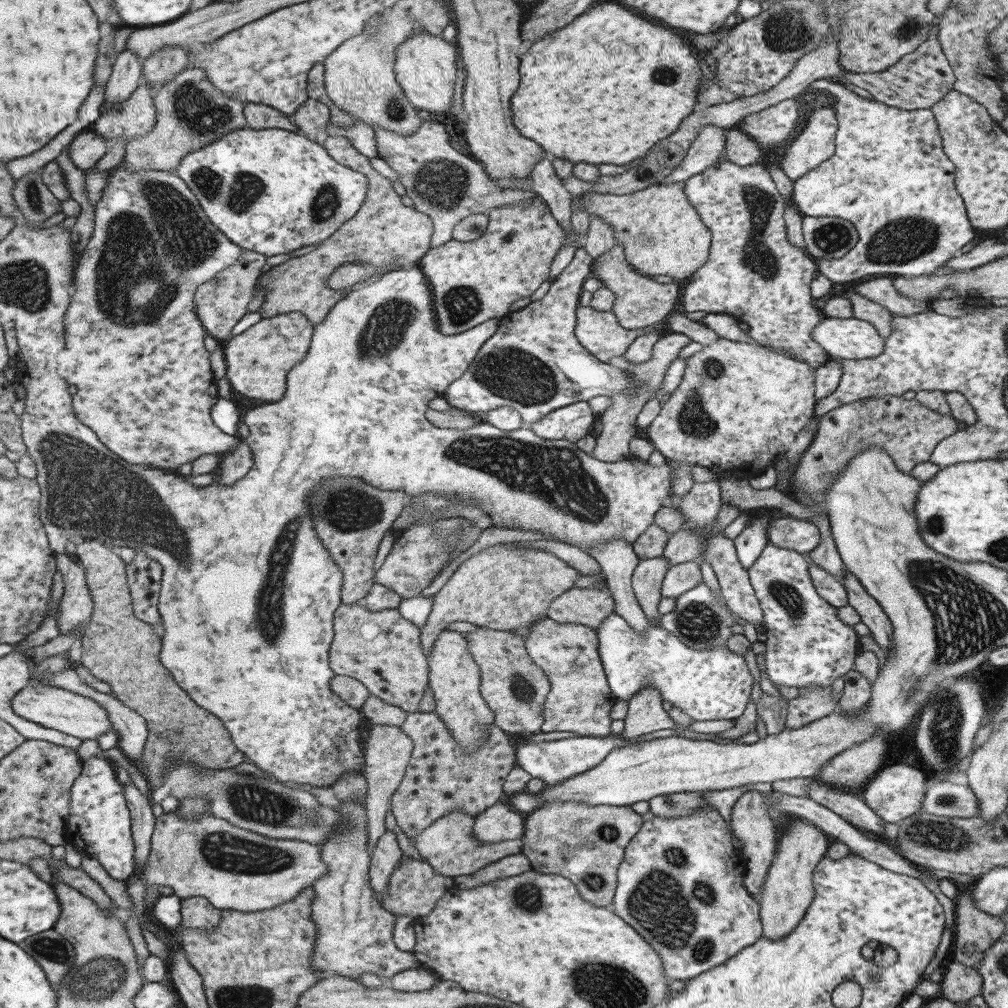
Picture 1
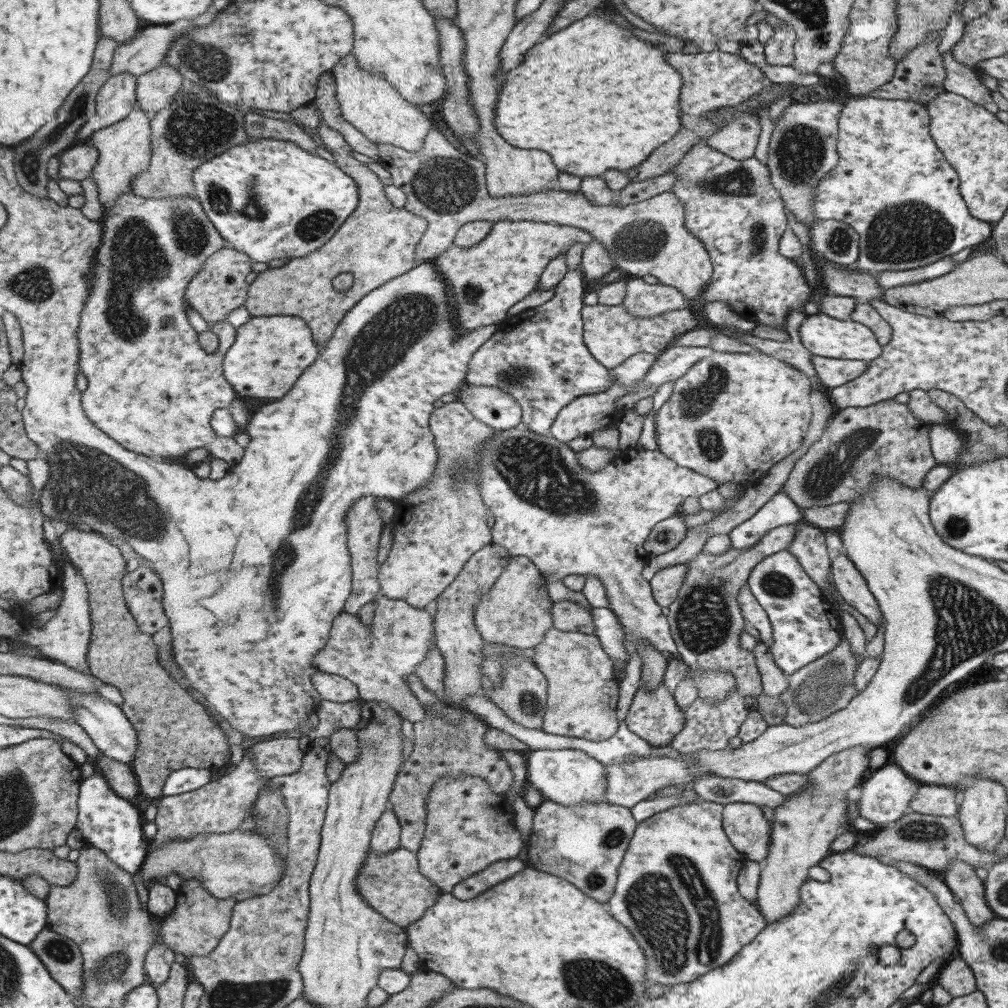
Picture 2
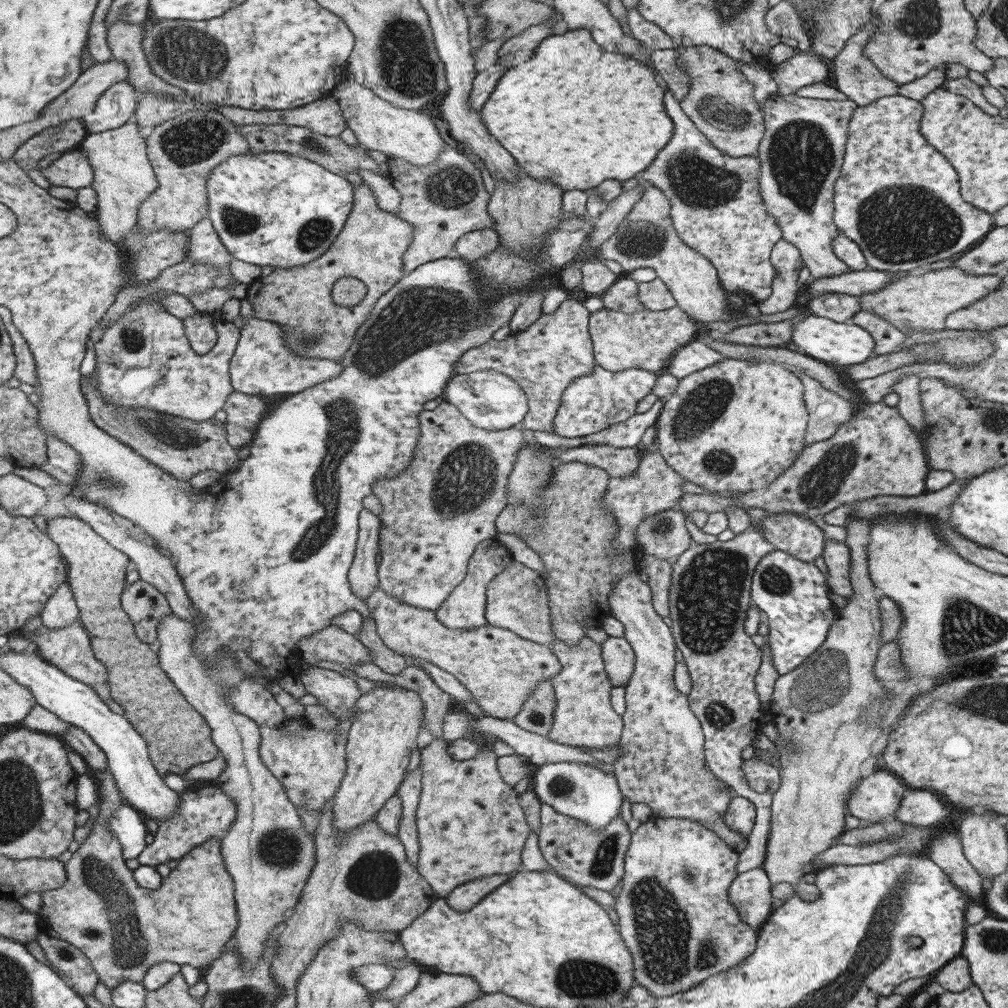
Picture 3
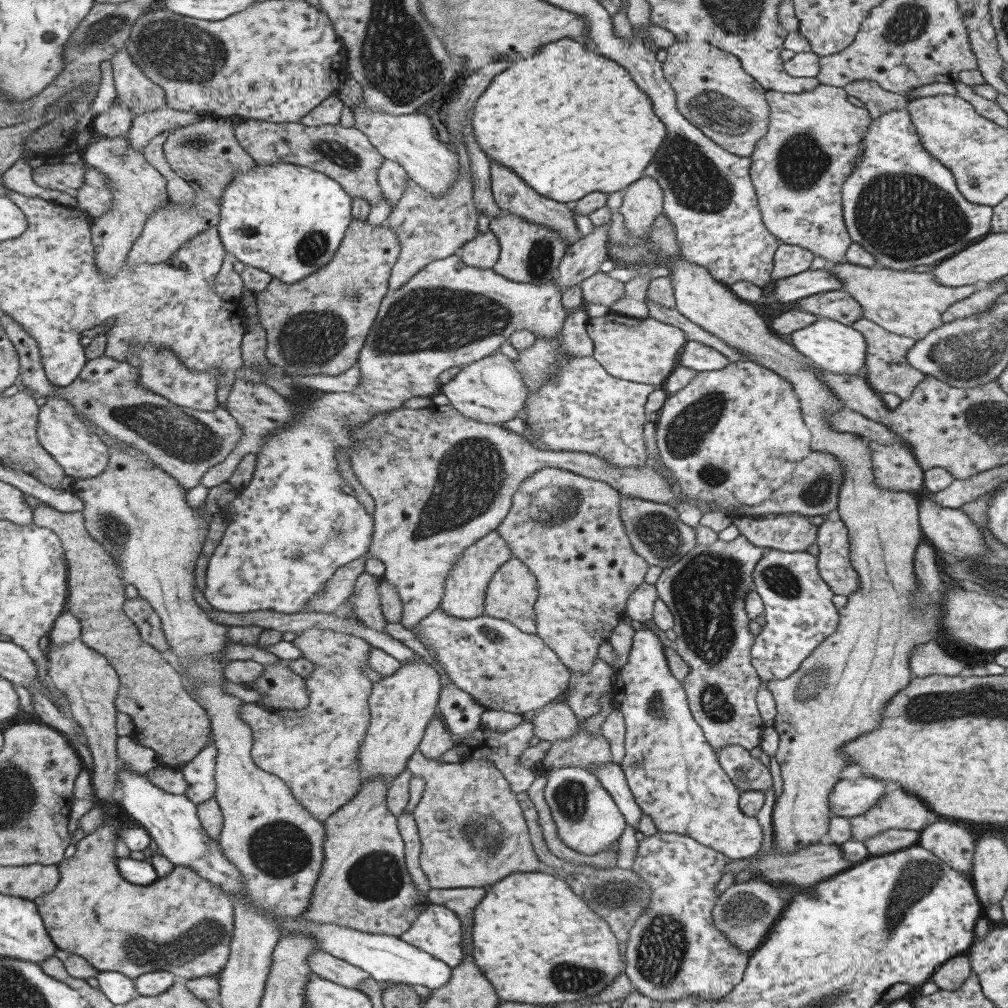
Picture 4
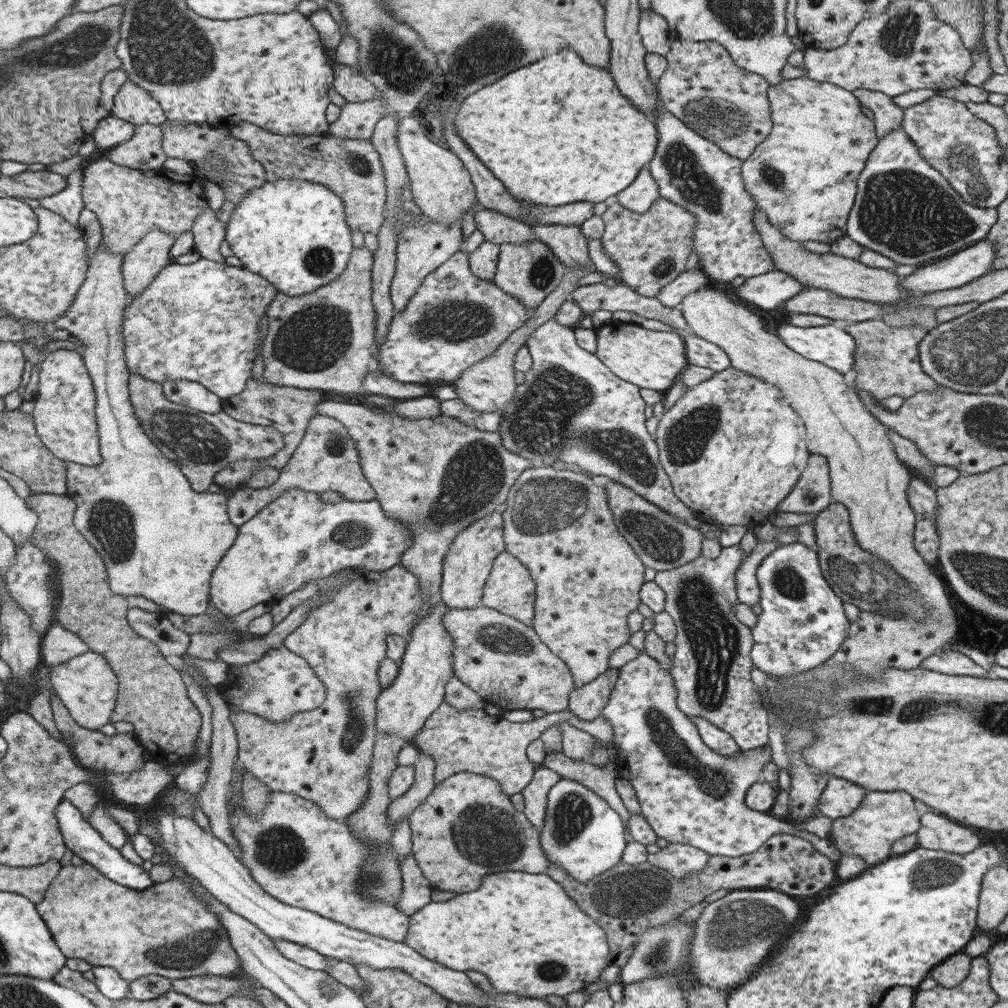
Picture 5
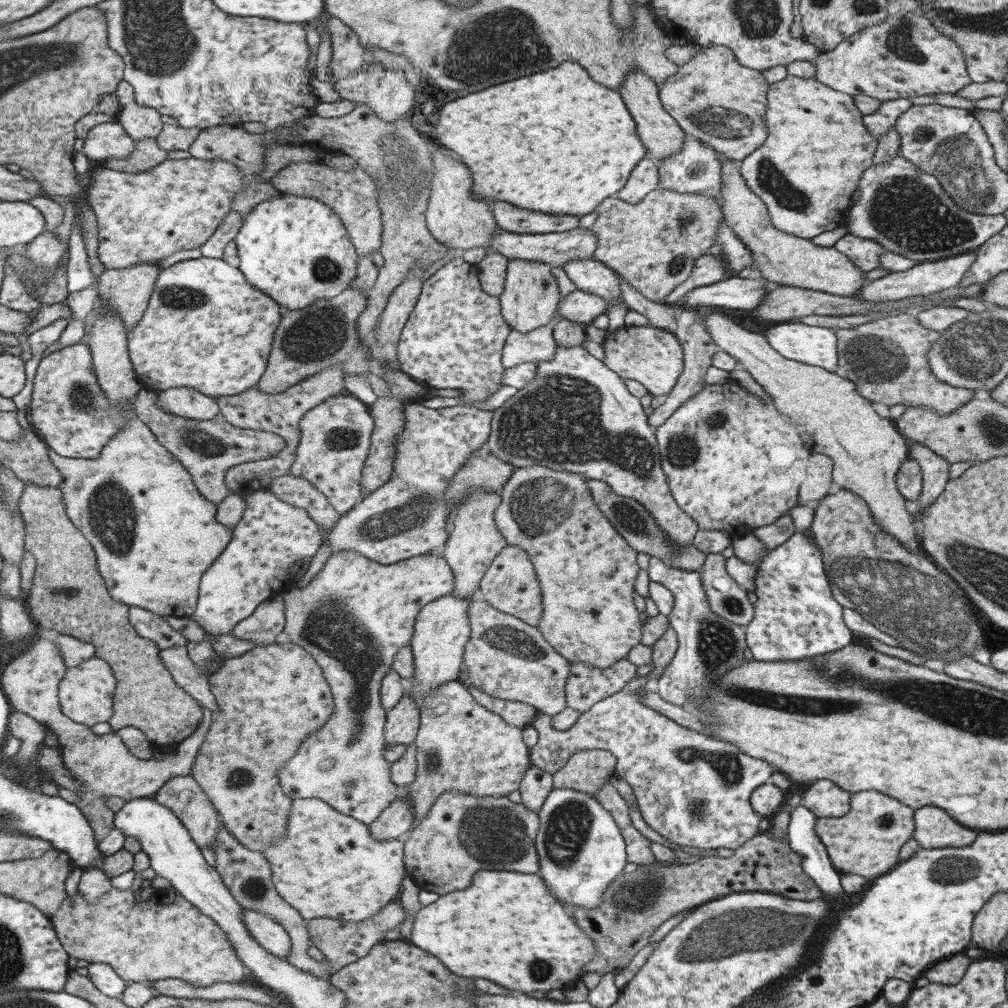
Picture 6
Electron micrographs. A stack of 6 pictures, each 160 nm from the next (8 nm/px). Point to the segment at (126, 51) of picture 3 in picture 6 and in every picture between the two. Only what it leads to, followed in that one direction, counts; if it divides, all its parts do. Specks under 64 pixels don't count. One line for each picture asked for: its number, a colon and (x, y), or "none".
4: (135, 90)
5: (134, 104)
6: (140, 121)

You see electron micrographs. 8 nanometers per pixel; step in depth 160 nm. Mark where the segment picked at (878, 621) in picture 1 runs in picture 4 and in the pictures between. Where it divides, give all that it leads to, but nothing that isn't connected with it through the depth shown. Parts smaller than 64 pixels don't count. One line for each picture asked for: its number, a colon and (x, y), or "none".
2: (850, 585)
3: (835, 554)
4: (834, 567)

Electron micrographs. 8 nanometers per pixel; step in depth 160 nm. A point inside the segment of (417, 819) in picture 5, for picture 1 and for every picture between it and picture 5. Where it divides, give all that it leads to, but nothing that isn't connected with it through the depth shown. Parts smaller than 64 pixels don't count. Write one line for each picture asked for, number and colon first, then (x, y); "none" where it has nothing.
1: (448, 845)
2: (467, 826)
3: (469, 823)
4: (471, 829)

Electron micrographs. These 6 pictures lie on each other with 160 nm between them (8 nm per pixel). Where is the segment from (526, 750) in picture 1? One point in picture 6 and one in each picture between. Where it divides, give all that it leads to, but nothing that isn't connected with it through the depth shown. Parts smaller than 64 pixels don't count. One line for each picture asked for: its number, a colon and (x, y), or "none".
2: (566, 777)
3: (581, 791)
4: (587, 821)
5: (581, 833)
6: (580, 850)

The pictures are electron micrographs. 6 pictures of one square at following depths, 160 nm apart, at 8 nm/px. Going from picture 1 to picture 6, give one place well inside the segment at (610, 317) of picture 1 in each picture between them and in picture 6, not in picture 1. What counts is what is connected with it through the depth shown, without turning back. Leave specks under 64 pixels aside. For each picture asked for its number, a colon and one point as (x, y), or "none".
2: (611, 335)
3: (645, 340)
4: (645, 350)
5: (650, 359)
6: (651, 356)

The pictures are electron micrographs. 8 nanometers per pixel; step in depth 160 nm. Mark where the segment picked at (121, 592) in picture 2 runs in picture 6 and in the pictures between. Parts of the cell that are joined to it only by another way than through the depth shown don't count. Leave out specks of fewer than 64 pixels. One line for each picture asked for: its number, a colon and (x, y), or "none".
3: (178, 736)
4: (169, 720)
5: (154, 697)
6: (67, 581)

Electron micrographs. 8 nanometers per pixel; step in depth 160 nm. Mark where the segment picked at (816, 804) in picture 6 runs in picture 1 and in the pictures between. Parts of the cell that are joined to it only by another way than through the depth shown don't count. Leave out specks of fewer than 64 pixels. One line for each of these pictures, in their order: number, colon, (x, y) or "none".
1: (895, 792)
2: (885, 795)
3: (875, 798)
4: (848, 798)
5: (839, 797)

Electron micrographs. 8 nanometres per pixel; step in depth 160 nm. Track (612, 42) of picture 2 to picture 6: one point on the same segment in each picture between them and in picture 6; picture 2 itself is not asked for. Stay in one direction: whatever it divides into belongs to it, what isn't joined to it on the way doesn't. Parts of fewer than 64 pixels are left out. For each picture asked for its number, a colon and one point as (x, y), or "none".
3: (600, 116)
4: (567, 121)
5: (556, 132)
6: (562, 150)

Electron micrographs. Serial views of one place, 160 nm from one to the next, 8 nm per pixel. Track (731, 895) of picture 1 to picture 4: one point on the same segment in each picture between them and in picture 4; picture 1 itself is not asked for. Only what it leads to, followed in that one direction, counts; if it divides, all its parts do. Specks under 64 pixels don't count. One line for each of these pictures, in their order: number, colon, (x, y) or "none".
2: (675, 891)
3: (674, 918)
4: (673, 950)

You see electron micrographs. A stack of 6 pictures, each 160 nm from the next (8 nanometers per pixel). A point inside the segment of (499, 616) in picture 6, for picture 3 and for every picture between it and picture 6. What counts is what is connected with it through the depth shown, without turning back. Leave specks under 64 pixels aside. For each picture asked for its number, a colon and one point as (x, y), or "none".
3: (499, 669)
4: (501, 667)
5: (501, 659)

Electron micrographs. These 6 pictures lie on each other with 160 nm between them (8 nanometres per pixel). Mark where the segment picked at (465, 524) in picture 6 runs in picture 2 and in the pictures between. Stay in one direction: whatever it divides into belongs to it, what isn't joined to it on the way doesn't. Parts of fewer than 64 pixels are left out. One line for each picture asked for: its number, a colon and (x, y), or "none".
2: (456, 637)
3: (463, 608)
4: (464, 587)
5: (466, 564)

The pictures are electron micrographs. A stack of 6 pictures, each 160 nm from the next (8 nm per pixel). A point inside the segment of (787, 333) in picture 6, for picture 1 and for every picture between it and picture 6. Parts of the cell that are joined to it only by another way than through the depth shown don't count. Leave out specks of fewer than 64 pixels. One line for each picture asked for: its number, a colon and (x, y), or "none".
1: (852, 339)
2: (824, 336)
3: (839, 344)
4: (837, 348)
5: (829, 345)

